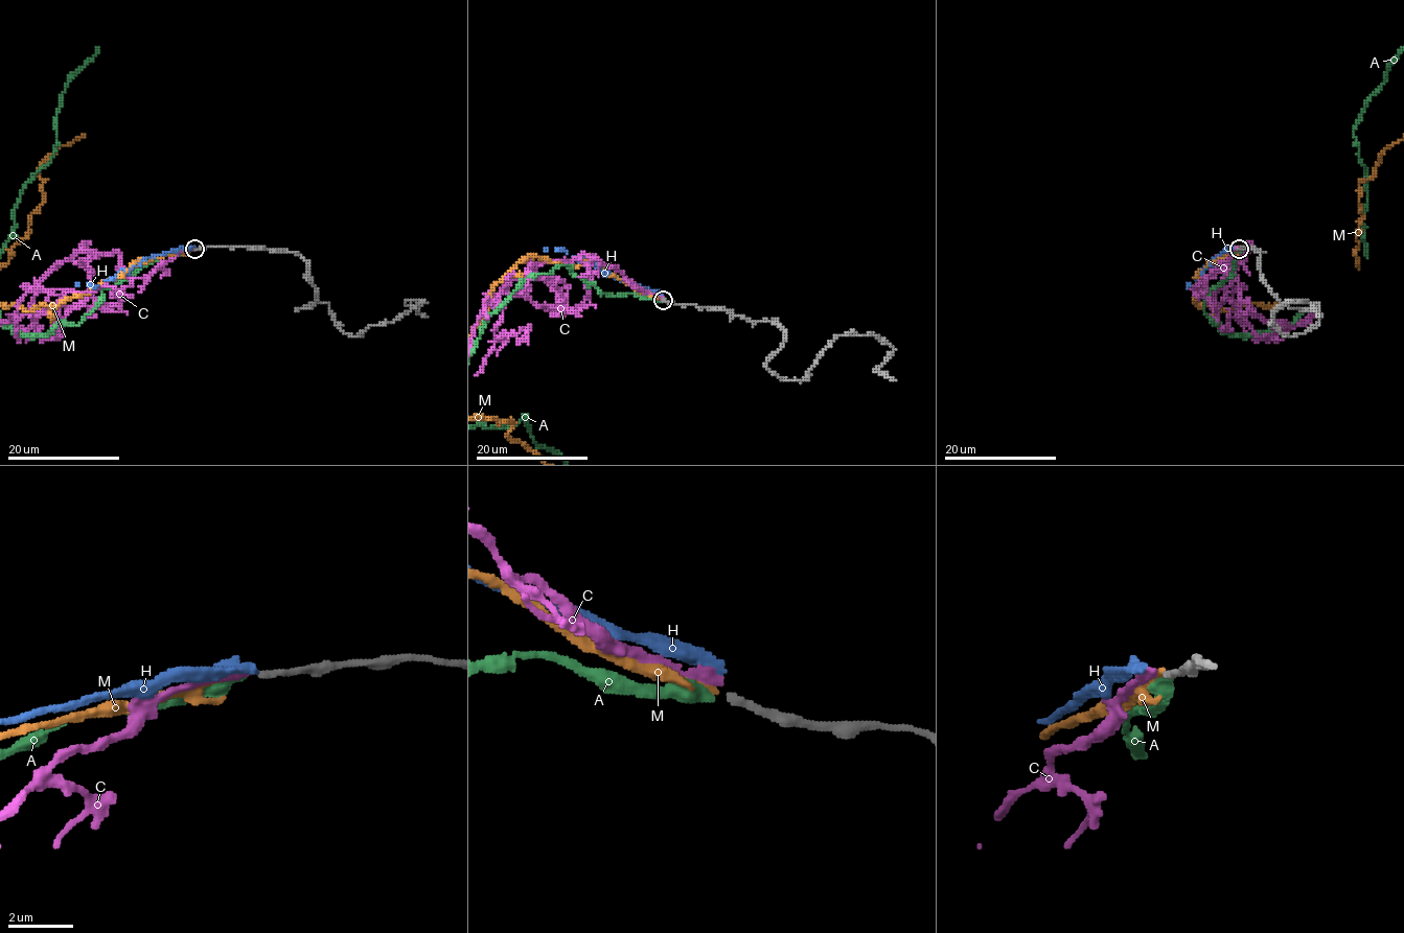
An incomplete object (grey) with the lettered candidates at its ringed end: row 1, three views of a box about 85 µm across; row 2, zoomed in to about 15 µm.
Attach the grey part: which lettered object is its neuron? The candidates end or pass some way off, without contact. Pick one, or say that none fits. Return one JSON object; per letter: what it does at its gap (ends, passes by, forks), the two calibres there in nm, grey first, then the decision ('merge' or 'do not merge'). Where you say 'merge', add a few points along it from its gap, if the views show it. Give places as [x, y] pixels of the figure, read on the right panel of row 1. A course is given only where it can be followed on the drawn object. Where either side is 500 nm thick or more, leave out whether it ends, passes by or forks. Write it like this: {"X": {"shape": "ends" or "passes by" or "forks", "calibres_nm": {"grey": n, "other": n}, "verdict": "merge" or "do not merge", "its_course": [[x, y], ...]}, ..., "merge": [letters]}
{"A": {"shape": "ends", "calibres_nm": {"grey": 220, "other": 360}, "verdict": "merge"}, "C": {"shape": "ends", "calibres_nm": {"grey": 220, "other": 320}, "verdict": "do not merge"}, "H": {"shape": "ends", "calibres_nm": {"grey": 220, "other": 340}, "verdict": "do not merge"}, "M": {"shape": "ends", "calibres_nm": {"grey": 220, "other": 200}, "verdict": "do not merge"}, "merge": ["A"]}

